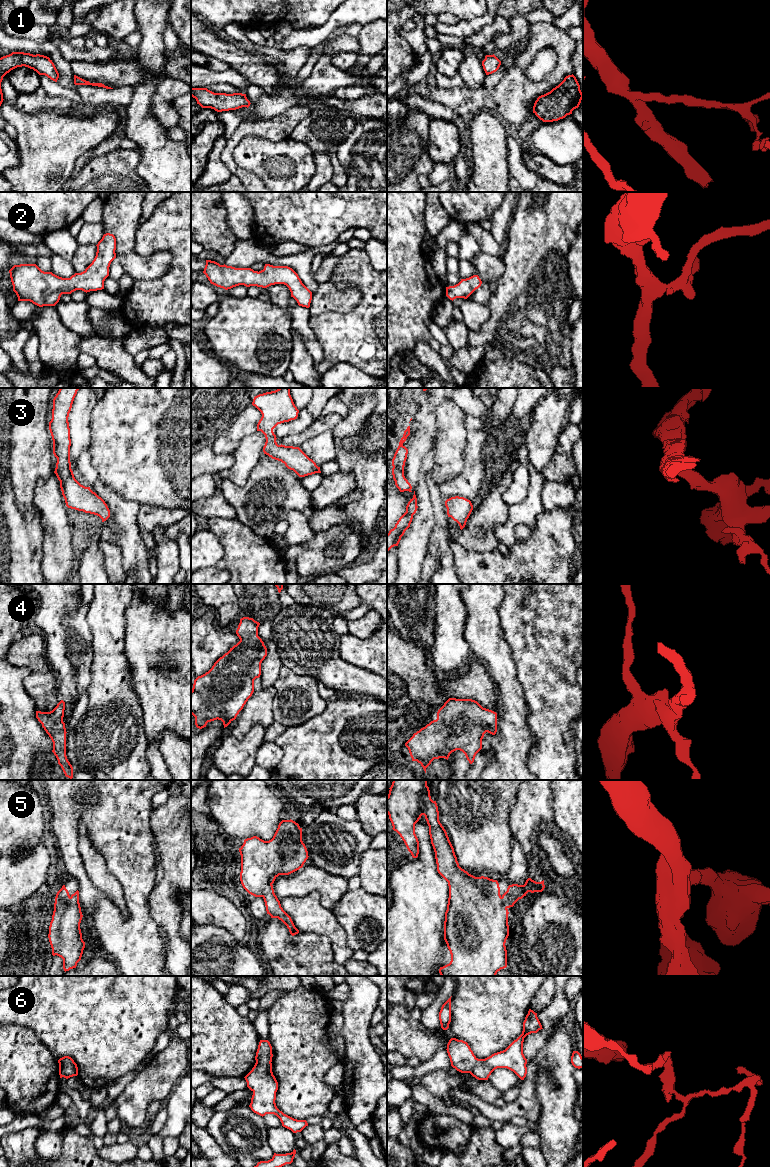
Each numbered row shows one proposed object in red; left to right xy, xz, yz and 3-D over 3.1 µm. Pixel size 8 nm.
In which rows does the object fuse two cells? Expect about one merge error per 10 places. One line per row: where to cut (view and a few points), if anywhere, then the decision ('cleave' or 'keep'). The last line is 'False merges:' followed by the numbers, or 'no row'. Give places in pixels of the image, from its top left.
1: no cut | keep
2: no cut | keep
3: no cut | keep
4: no cut | keep
5: no cut | keep
6: no cut | keep
False merges: no row

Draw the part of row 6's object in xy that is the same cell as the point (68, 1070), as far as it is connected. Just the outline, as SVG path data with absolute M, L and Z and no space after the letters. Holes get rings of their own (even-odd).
M64 1056L58 1060L60 1078L66 1079L78 1075L78 1067L74 1060L69 1056Z

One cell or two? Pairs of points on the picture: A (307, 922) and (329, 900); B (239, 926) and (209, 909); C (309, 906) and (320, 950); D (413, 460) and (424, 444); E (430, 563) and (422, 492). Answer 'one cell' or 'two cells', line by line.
A: two cells
B: one cell
C: two cells
D: one cell
E: two cells

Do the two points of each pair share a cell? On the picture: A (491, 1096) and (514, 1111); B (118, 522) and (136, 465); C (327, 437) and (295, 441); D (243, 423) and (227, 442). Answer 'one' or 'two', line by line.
A: two
B: two
C: two
D: one

